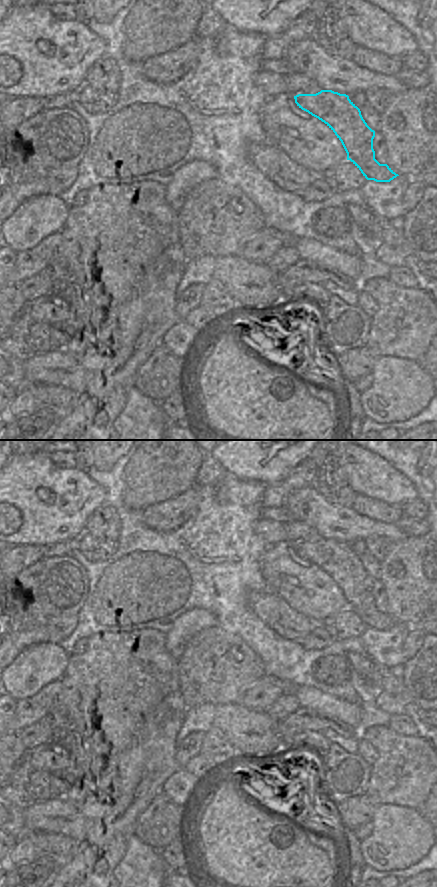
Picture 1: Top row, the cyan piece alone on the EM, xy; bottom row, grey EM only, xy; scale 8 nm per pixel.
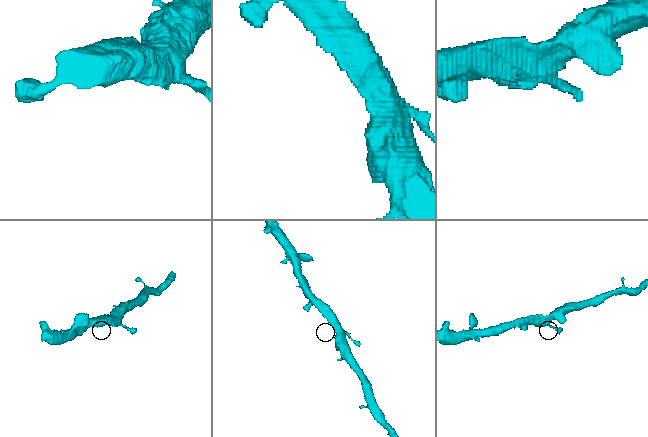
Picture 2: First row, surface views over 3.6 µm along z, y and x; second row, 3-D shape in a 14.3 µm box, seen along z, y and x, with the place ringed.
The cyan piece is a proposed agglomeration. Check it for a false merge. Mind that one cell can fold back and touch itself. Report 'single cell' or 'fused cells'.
single cell

